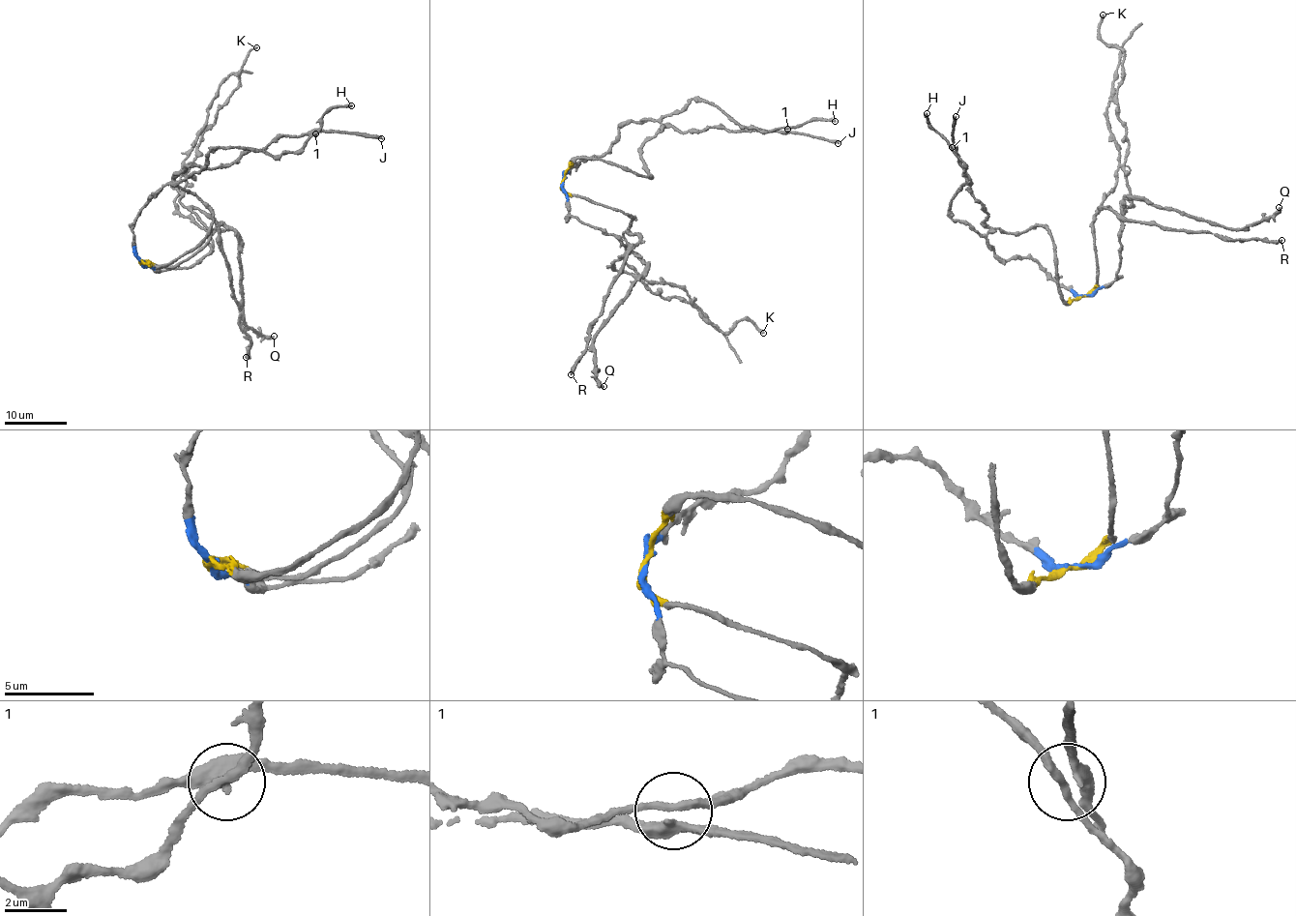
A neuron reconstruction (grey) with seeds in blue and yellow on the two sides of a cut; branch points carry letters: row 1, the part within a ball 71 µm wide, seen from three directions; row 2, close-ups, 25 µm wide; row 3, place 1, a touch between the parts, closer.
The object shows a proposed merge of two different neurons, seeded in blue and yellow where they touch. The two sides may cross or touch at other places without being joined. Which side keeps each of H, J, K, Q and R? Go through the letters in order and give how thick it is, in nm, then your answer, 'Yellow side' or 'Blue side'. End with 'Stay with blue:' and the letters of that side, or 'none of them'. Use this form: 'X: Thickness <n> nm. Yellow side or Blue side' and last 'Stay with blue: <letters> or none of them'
H: Thickness 320 nm. Blue side
J: Thickness 280 nm. Yellow side
K: Thickness 280 nm. Blue side
Q: Thickness 400 nm. Blue side
R: Thickness 360 nm. Yellow side
Stay with blue: H, K, Q

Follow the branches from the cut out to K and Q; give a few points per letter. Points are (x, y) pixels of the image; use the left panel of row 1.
K: (142, 263), (158, 273), (190, 266), (210, 251), (210, 233), (178, 210), (174, 198), (202, 132), (257, 47)
Q: (142, 263), (158, 273), (190, 266), (210, 251), (212, 233), (234, 231), (246, 324), (274, 336)

